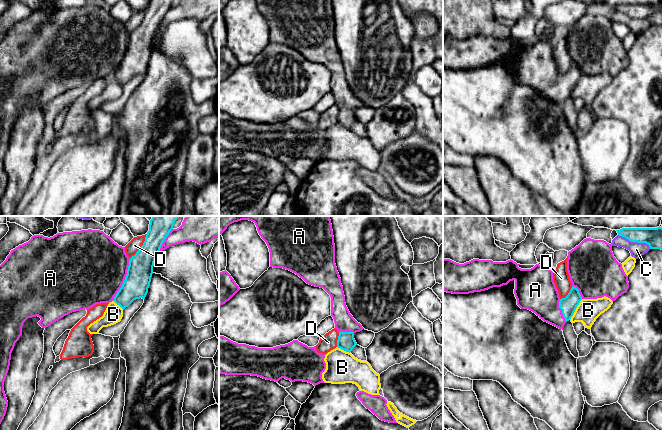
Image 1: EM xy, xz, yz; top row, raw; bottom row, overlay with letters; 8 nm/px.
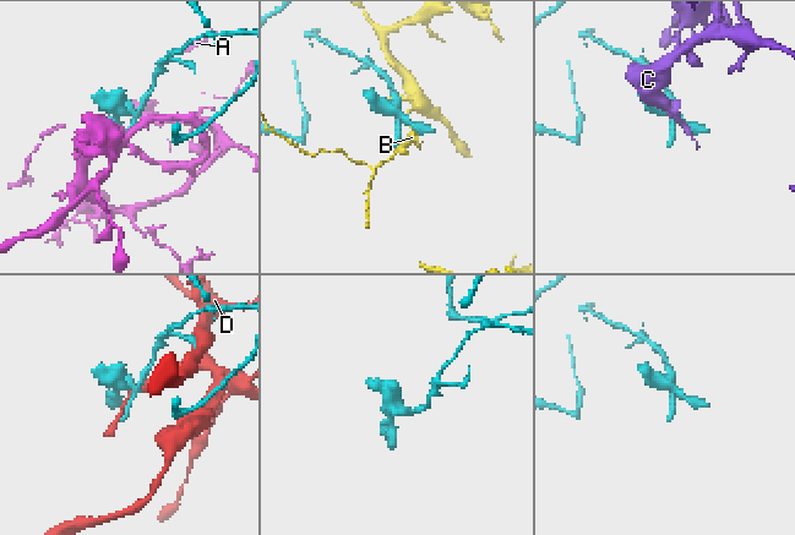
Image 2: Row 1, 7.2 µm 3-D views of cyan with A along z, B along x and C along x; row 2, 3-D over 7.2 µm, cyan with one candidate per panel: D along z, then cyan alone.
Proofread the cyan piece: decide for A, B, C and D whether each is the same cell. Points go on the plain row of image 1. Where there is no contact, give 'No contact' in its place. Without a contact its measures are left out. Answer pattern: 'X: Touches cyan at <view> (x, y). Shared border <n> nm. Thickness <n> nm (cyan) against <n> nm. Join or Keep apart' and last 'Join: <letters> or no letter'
A: Touches cyan at xy (124, 56). Shared border 360 nm. Thickness 200 nm (cyan) against 500 nm. Join
B: Touches cyan at yz (575, 85). Shared border 200 nm. Thickness 140 nm (cyan) against 190 nm. Keep apart
C: Touches cyan at yz (635, 17). Shared border 280 nm. Thickness 140 nm (cyan) against 120 nm. Keep apart
D: Touches cyan at xy (141, 23). Shared border 240 nm. Thickness 200 nm (cyan) against 100 nm. Keep apart
Join: A

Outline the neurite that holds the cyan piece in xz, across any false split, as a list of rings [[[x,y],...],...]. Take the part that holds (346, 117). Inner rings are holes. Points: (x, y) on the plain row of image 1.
[[[255,0],[270,28],[270,43],[289,46],[307,60],[323,64],[331,73],[331,92],[339,108],[337,123],[351,128],[357,121],[354,110],[364,104],[350,90],[335,40],[332,0]]]

